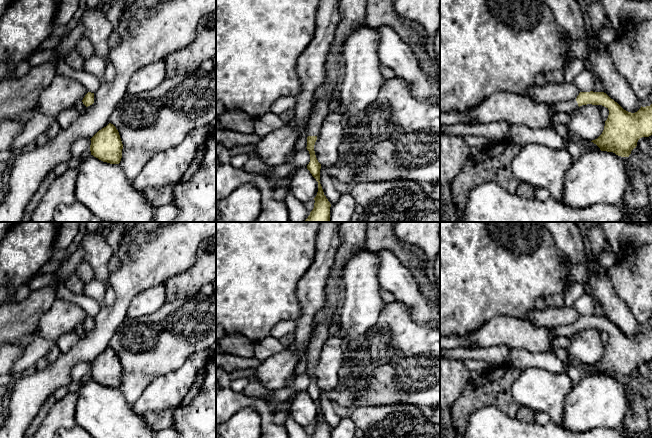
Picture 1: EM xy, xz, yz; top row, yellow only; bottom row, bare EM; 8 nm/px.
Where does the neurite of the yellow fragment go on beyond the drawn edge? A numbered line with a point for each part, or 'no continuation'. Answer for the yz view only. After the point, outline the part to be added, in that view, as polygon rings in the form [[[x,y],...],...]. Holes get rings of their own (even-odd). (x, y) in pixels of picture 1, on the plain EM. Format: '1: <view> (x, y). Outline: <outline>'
1: yz (562, 331). Outline: [[[573,323],[571,325],[559,326],[559,327],[552,328],[552,334],[555,338],[568,337],[570,335],[574,335],[578,331],[579,330],[578,330],[576,323]]]

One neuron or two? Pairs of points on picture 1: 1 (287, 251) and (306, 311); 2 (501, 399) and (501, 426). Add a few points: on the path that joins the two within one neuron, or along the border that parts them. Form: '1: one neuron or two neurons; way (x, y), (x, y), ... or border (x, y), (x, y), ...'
1: two neurons; border (311, 264), (297, 285), (296, 298), (299, 307)
2: two neurons; border (478, 408), (493, 406), (514, 417)

